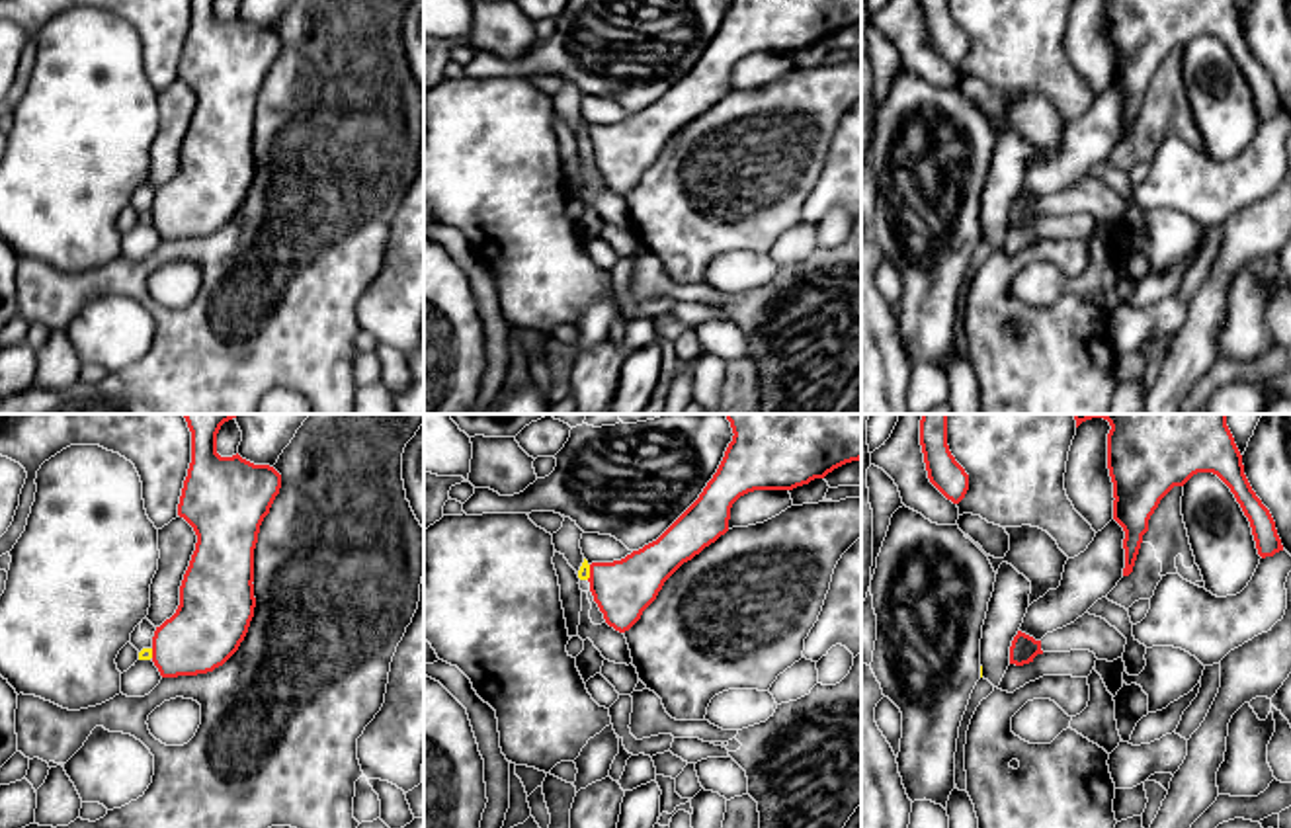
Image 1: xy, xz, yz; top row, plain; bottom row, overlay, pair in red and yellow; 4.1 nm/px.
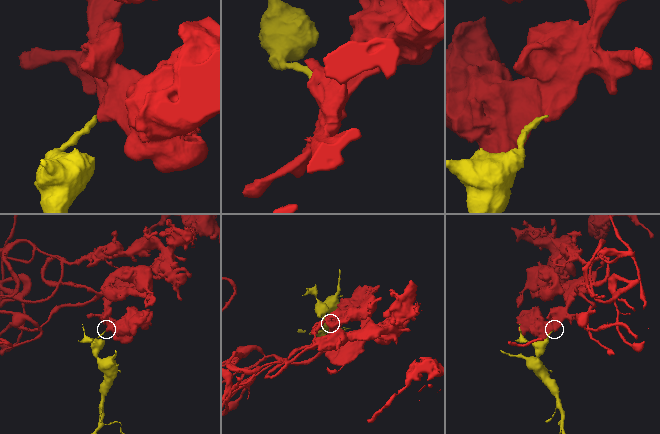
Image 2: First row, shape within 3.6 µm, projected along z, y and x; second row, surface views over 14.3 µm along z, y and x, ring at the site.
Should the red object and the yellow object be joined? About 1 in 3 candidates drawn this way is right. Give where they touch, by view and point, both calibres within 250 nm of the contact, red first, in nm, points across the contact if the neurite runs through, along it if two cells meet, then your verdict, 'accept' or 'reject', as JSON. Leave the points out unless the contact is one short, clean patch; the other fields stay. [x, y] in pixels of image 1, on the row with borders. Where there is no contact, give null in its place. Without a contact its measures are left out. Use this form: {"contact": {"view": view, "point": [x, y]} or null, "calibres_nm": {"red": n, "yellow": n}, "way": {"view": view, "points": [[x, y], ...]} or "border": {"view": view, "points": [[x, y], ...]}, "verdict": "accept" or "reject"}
{"contact": {"view": "xz", "point": [590, 573]}, "calibres_nm": {"red": 240, "yellow": 50}, "border": {"view": "xz", "points": [[590, 565], [586, 579]]}, "verdict": "reject"}

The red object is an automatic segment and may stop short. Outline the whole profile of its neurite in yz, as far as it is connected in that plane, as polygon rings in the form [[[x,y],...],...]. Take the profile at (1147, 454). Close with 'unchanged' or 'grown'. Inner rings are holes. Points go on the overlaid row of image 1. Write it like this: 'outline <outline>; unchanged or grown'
outline [[[1074,414],[1076,428],[1092,418],[1104,418],[1109,422],[1111,430],[1107,434],[1107,469],[1113,482],[1113,519],[1123,527],[1125,539],[1125,568],[1123,576],[1133,572],[1143,535],[1148,531],[1148,519],[1158,508],[1160,500],[1174,488],[1184,486],[1197,473],[1217,475],[1234,494],[1244,516],[1250,521],[1252,535],[1256,541],[1258,555],[1262,559],[1273,557],[1283,551],[1281,539],[1275,529],[1275,521],[1270,510],[1252,490],[1242,465],[1242,455],[1234,443],[1234,437],[1227,426],[1227,414]]]; unchanged

